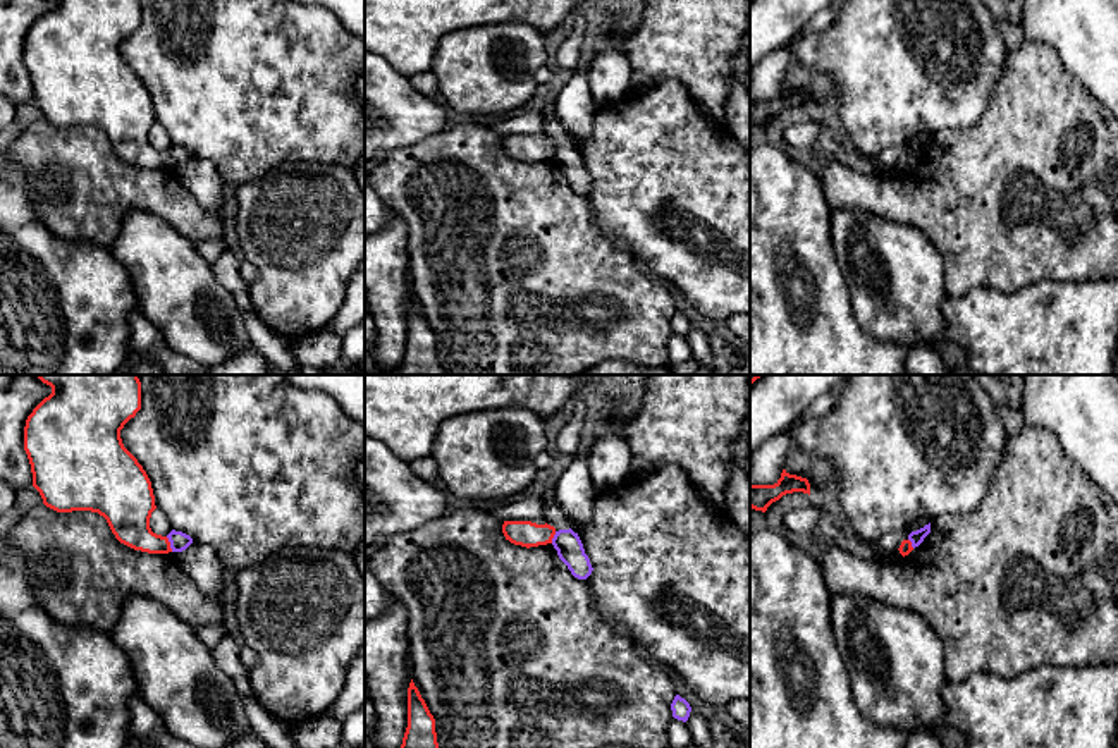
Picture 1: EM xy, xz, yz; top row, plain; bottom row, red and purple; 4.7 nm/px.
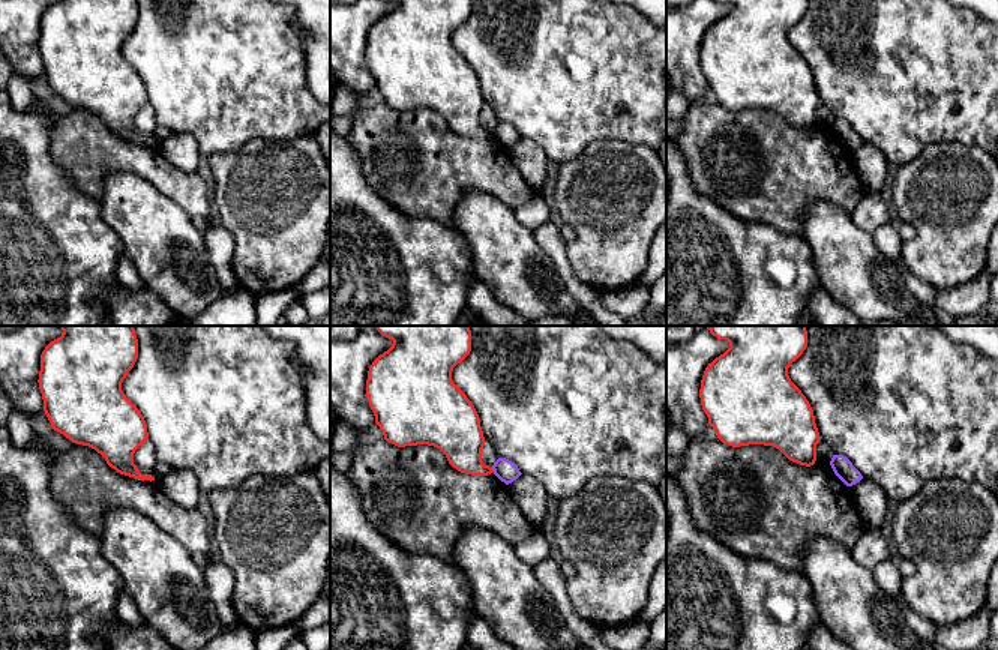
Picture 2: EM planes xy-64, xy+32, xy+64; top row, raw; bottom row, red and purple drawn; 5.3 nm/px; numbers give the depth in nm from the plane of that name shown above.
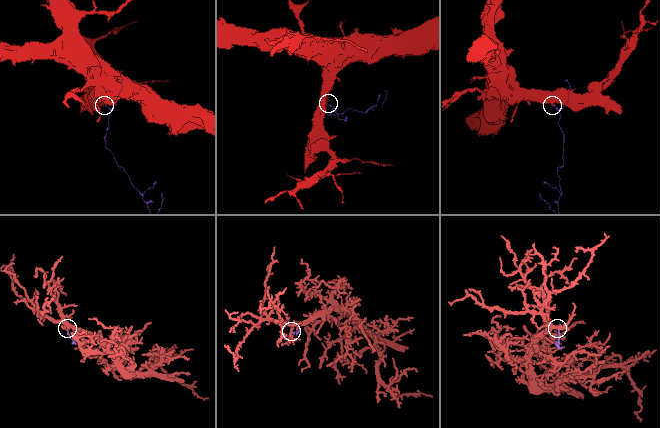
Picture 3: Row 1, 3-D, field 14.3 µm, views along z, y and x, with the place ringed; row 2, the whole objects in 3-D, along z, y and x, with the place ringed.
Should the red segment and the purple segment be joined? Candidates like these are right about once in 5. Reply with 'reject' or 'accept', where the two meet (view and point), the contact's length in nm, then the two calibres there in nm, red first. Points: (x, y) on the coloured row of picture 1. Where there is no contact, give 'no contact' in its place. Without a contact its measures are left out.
reject; contact xy (169, 544); length 80 nm; calibres 220 and 90 nm

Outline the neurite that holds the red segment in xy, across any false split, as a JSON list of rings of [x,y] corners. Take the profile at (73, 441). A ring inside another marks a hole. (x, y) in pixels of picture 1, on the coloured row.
[[[36,375],[43,383],[52,387],[52,394],[45,397],[28,416],[26,426],[24,426],[24,451],[28,454],[31,473],[33,473],[33,487],[40,492],[43,504],[57,512],[72,512],[72,511],[91,511],[103,516],[115,535],[115,538],[141,552],[148,554],[169,554],[172,552],[170,542],[167,536],[157,535],[150,528],[150,518],[151,512],[157,509],[155,506],[155,495],[151,488],[151,481],[143,469],[143,466],[138,463],[138,459],[124,447],[120,438],[120,430],[124,425],[136,416],[136,413],[141,409],[141,382],[138,375]]]

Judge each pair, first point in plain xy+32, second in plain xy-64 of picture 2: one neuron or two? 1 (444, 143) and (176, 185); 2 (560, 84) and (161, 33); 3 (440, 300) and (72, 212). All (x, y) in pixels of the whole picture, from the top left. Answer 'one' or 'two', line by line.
1: one
2: one
3: one

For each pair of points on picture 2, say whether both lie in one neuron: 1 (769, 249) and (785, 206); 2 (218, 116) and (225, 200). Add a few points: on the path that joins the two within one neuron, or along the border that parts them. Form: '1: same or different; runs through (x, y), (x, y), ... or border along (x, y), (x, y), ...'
1: different; border along (743, 219), (766, 222), (779, 230), (800, 234)
2: different; border along (254, 138), (234, 150), (219, 150), (207, 156)

